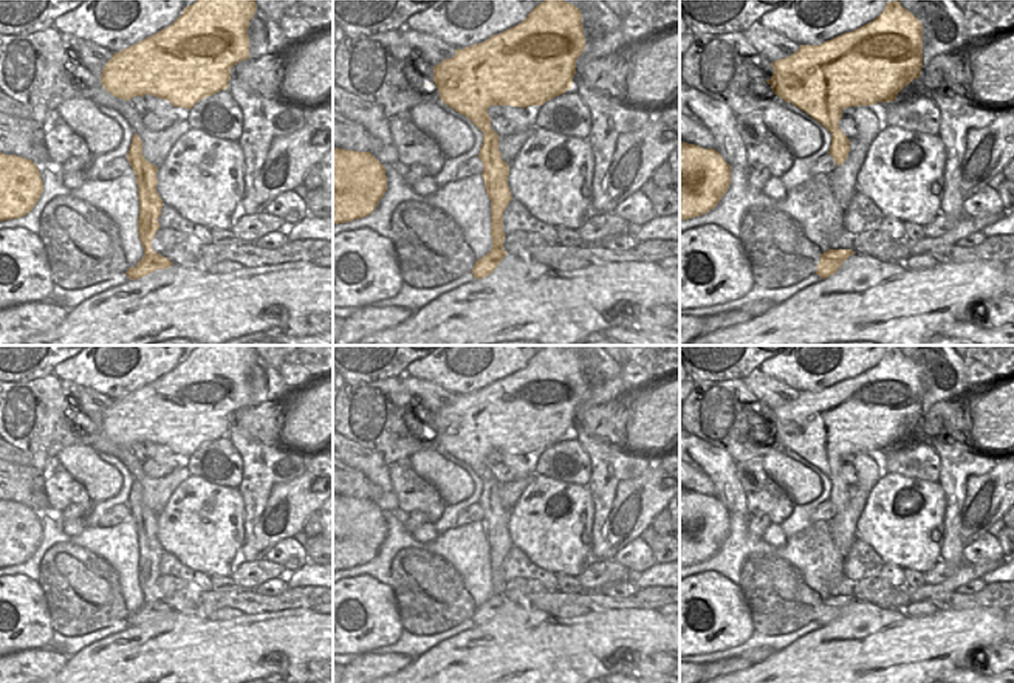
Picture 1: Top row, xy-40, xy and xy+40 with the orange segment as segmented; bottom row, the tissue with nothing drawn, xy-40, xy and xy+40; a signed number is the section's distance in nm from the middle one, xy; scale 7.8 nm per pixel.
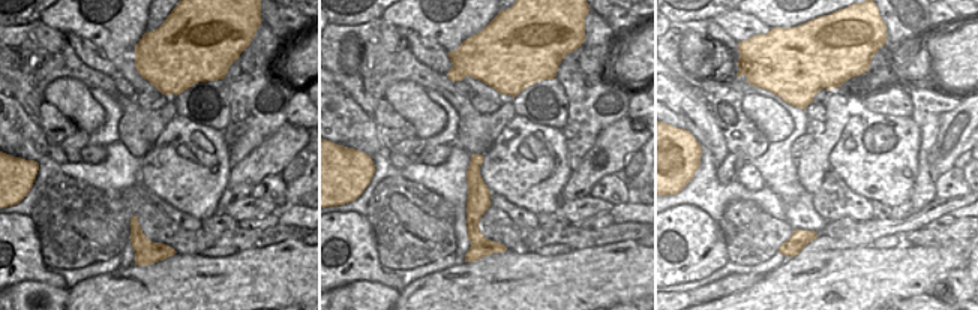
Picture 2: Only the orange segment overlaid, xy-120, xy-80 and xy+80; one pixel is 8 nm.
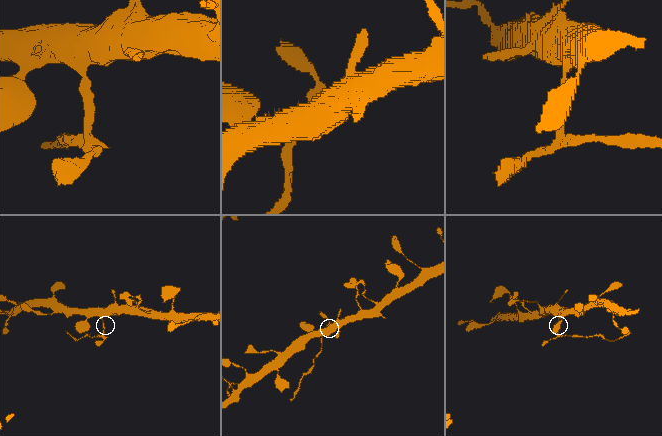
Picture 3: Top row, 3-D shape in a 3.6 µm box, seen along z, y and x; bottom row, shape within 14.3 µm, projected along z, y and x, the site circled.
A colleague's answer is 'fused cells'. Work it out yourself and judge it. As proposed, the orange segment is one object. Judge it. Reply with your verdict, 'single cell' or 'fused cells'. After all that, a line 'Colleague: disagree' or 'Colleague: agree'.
fused cells
Colleague: agree

